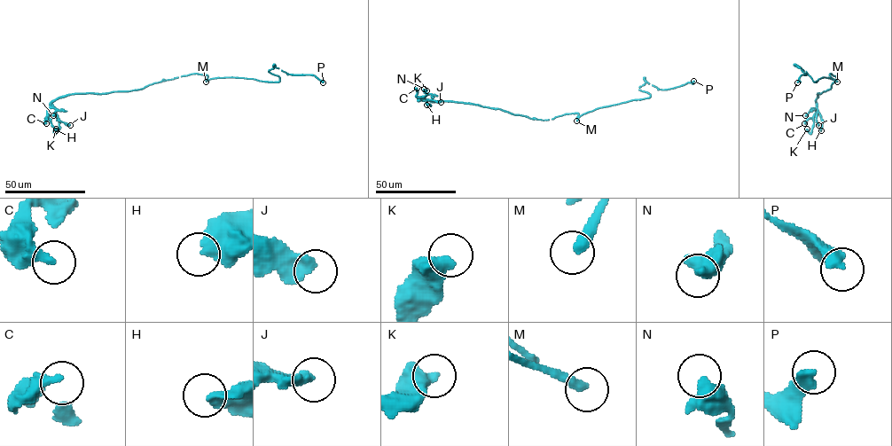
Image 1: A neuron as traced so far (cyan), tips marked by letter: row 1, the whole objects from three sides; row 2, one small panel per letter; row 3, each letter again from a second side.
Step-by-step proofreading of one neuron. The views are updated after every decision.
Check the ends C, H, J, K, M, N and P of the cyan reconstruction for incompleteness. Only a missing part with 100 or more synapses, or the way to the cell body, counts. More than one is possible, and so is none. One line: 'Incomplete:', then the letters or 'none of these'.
Incomplete: P

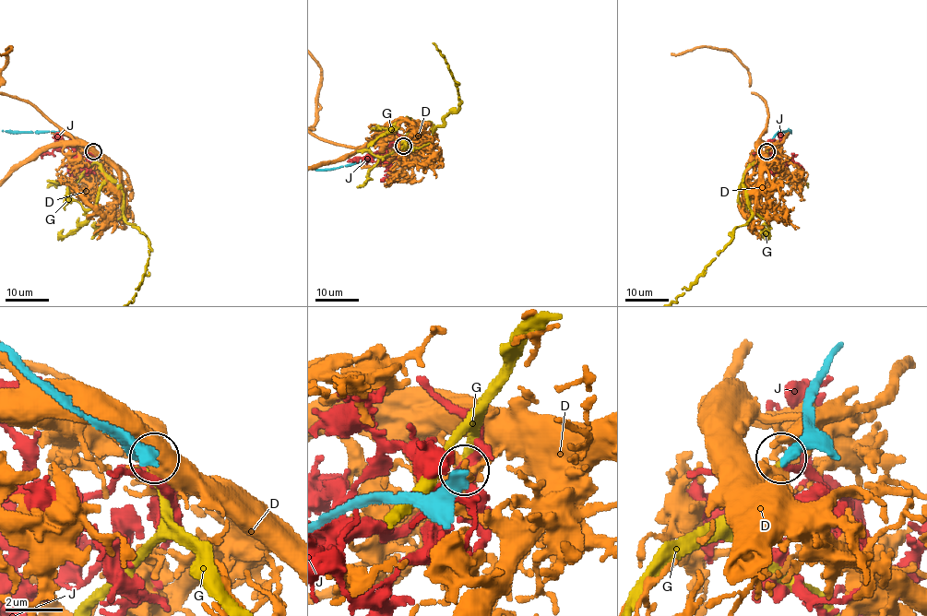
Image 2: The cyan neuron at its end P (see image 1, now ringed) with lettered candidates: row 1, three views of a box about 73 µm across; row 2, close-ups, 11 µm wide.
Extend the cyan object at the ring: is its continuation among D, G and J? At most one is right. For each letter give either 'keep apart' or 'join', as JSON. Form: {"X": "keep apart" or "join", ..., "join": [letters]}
{"D": "keep apart", "G": "join", "J": "keep apart", "join": ["G"]}

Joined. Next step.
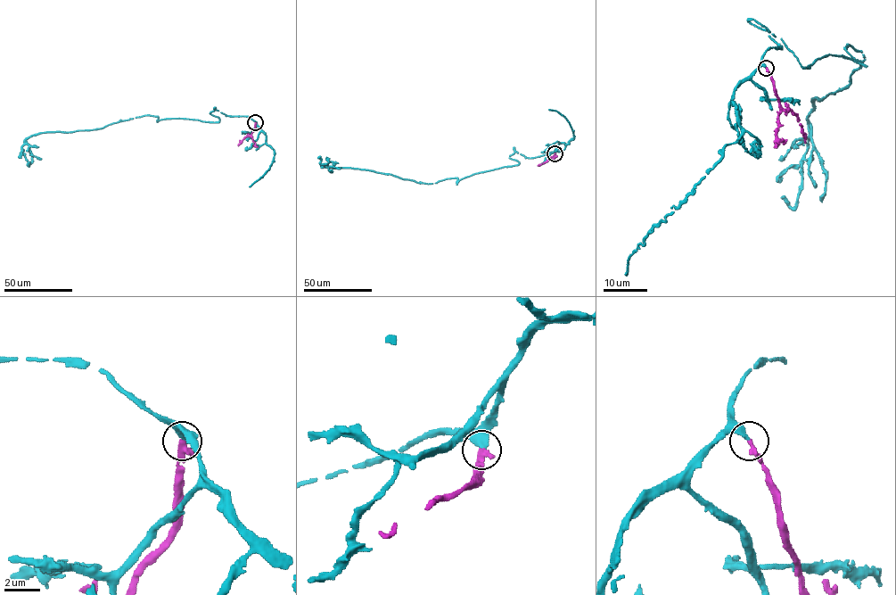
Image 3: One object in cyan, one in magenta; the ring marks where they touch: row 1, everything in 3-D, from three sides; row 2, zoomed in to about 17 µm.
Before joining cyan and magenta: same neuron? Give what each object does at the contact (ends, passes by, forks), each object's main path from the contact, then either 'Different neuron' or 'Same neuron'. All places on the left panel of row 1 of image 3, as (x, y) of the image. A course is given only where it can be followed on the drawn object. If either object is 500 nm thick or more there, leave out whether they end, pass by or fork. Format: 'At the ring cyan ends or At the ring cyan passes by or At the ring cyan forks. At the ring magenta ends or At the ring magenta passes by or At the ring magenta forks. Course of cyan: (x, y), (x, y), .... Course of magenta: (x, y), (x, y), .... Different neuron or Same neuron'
At the ring cyan ends. At the ring magenta ends. Course of cyan: (255, 122), (215, 107), (210, 113), (218, 122), (146, 115), (98, 129), (39, 132), (21, 147), (29, 162). Course of magenta: (255, 122), (251, 134), (238, 145). Same neuron

